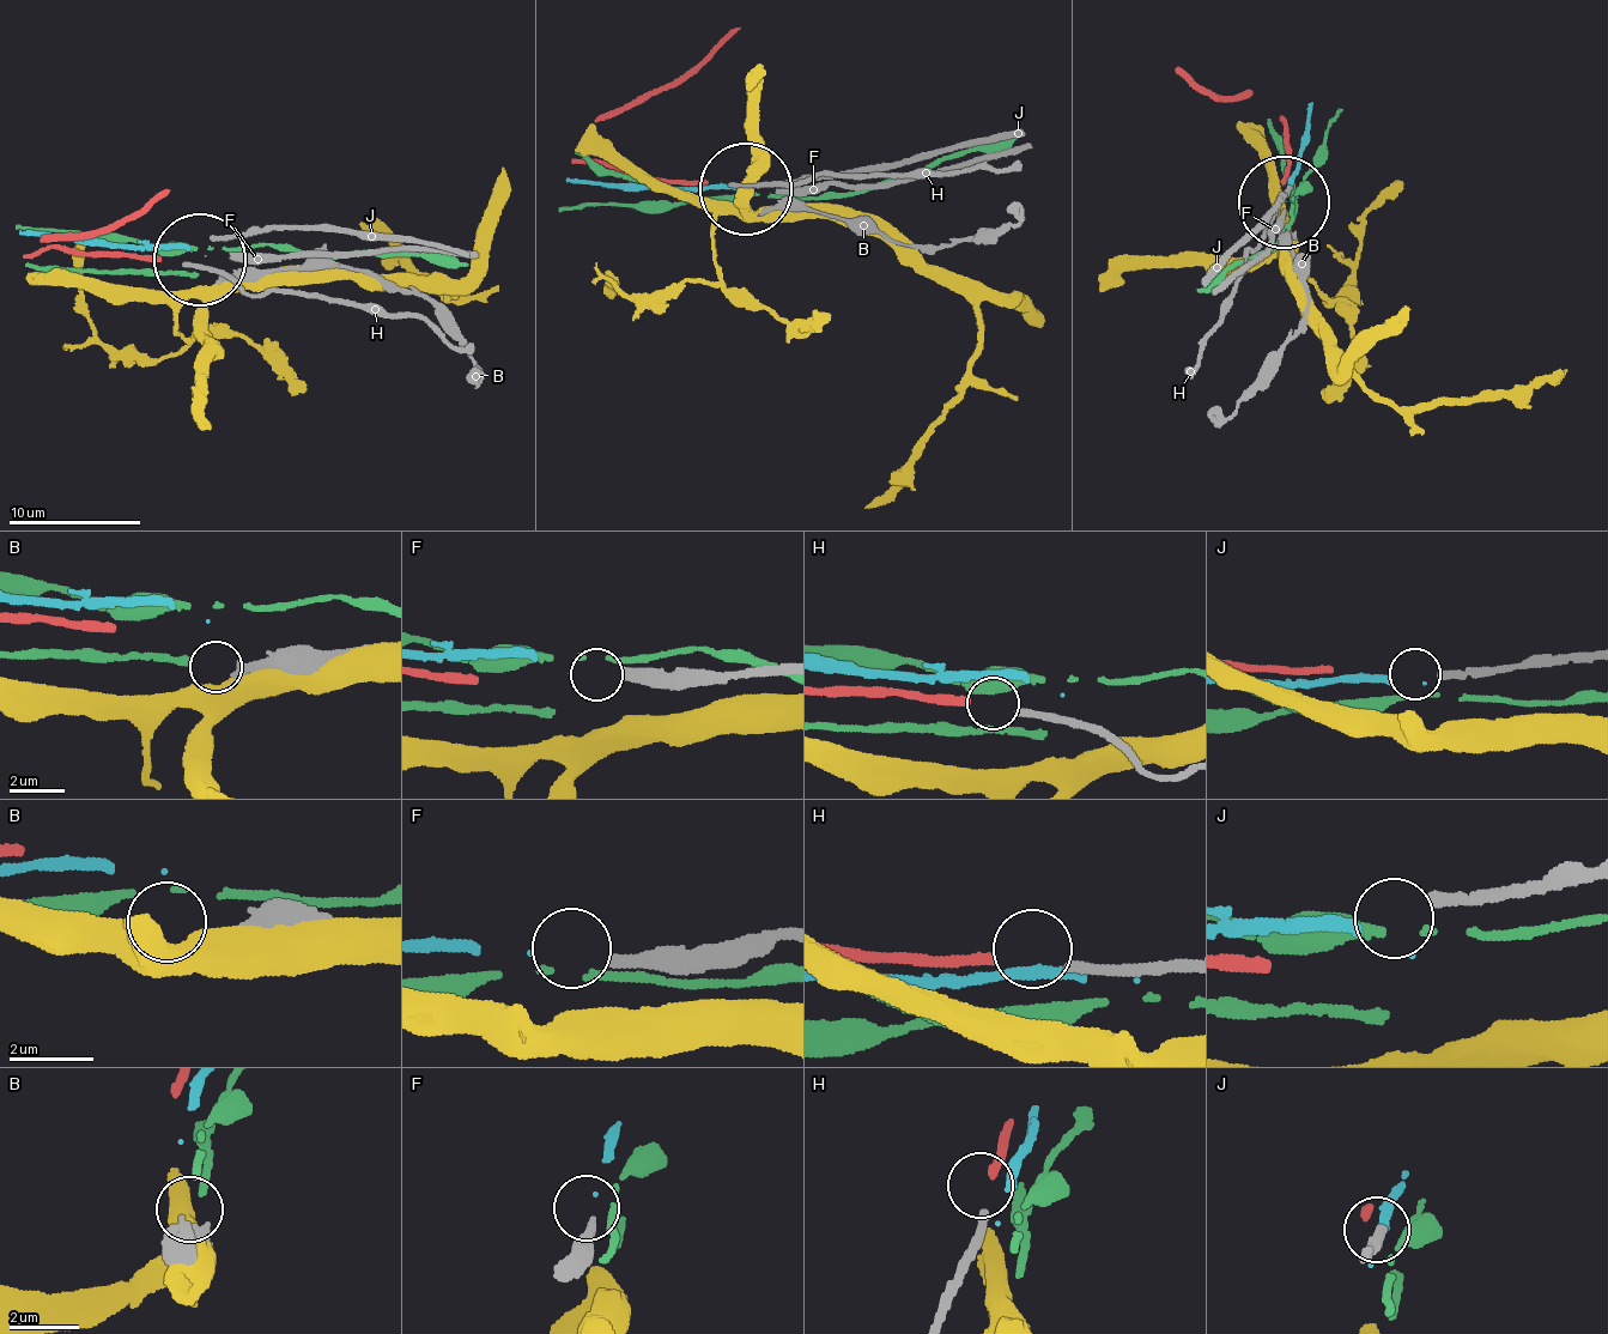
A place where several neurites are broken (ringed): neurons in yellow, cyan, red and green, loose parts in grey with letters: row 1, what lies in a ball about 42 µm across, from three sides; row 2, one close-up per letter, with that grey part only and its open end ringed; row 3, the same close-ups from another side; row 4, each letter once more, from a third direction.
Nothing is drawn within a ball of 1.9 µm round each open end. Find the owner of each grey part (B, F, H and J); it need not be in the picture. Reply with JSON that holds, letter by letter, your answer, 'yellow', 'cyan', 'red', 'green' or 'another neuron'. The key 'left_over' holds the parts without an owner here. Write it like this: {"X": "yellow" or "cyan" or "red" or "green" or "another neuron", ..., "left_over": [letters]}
{"B": "green", "F": "cyan", "H": "red", "J": "another neuron", "left_over": ["J"]}

